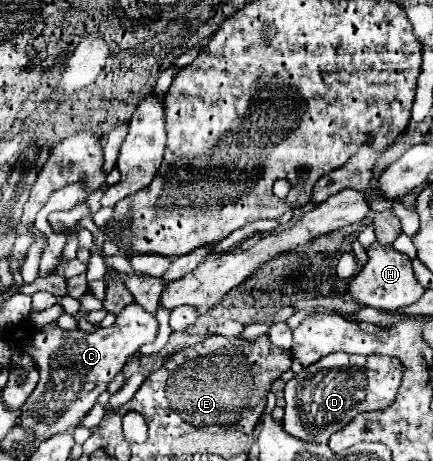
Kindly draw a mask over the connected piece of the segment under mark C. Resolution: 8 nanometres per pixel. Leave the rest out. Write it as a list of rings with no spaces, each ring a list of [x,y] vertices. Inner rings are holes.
[[[137,303],[127,305],[111,327],[97,329],[95,333],[83,333],[81,329],[65,331],[55,323],[31,329],[31,337],[25,349],[39,365],[39,383],[21,407],[21,423],[23,427],[33,429],[37,437],[35,443],[77,427],[81,417],[107,389],[107,383],[123,369],[127,357],[137,353],[141,345],[155,341],[157,329],[159,323],[155,315],[147,313]]]

